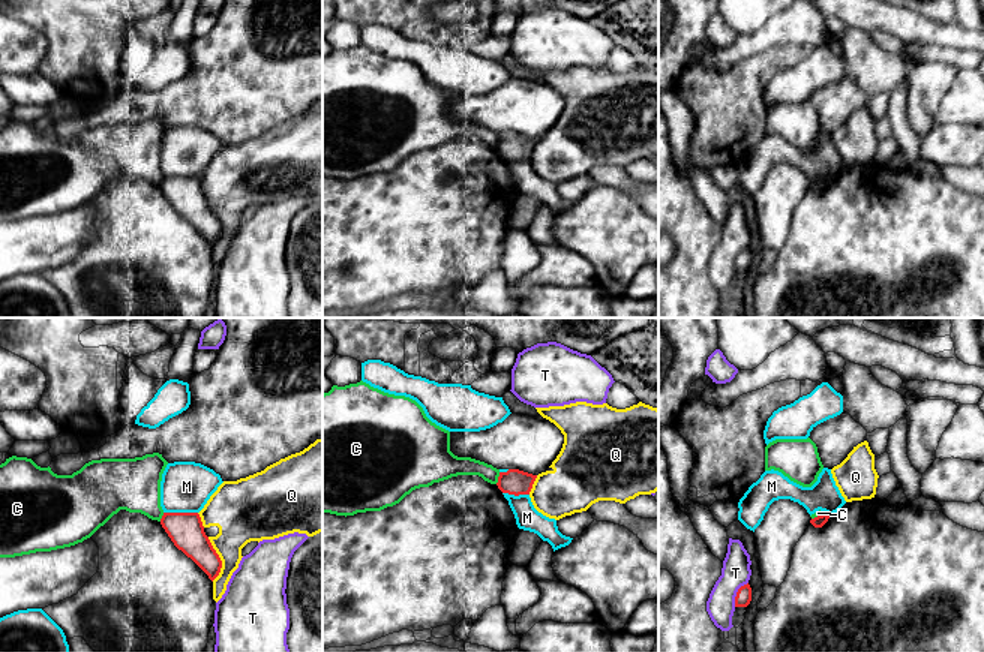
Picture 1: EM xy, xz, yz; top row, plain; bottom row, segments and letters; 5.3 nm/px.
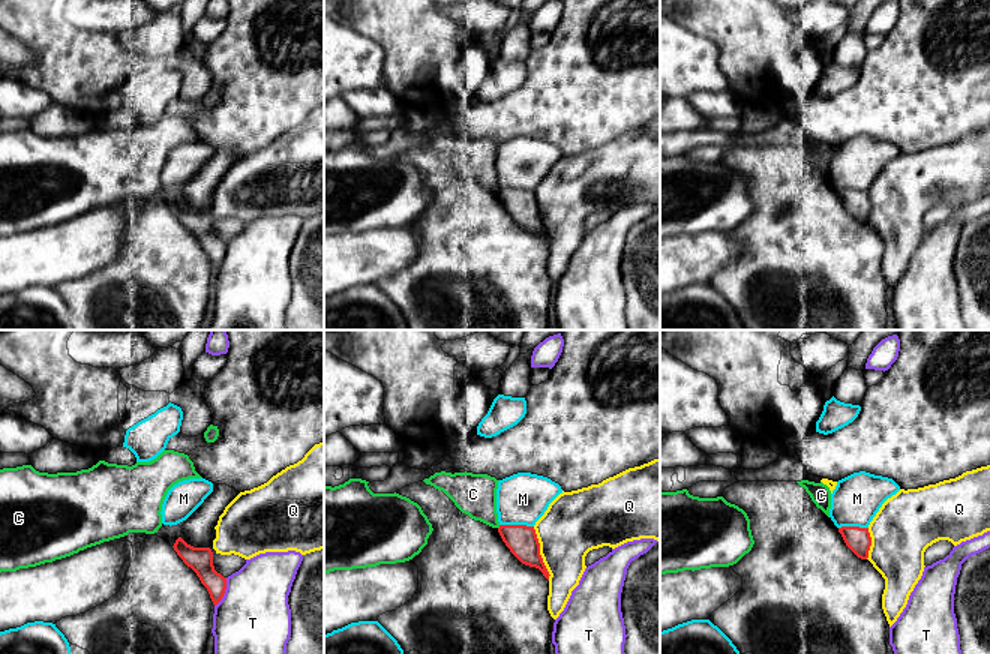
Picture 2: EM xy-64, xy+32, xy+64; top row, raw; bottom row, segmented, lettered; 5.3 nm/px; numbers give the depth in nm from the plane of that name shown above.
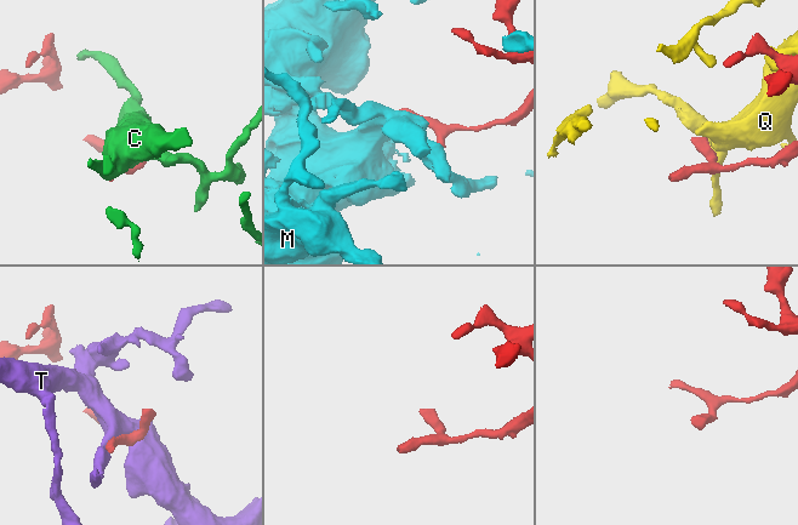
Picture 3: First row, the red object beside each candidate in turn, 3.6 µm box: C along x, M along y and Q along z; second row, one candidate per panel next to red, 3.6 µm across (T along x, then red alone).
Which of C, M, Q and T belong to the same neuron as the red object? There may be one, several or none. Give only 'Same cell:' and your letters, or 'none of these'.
Same cell: none of these

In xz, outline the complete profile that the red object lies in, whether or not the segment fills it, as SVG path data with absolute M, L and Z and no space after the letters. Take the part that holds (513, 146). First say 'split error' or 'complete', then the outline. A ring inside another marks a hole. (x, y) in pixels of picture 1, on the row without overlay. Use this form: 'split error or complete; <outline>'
complete; M508 133L507 136L500 136L496 150L502 157L514 160L530 159L536 142L537 139L519 133Z

